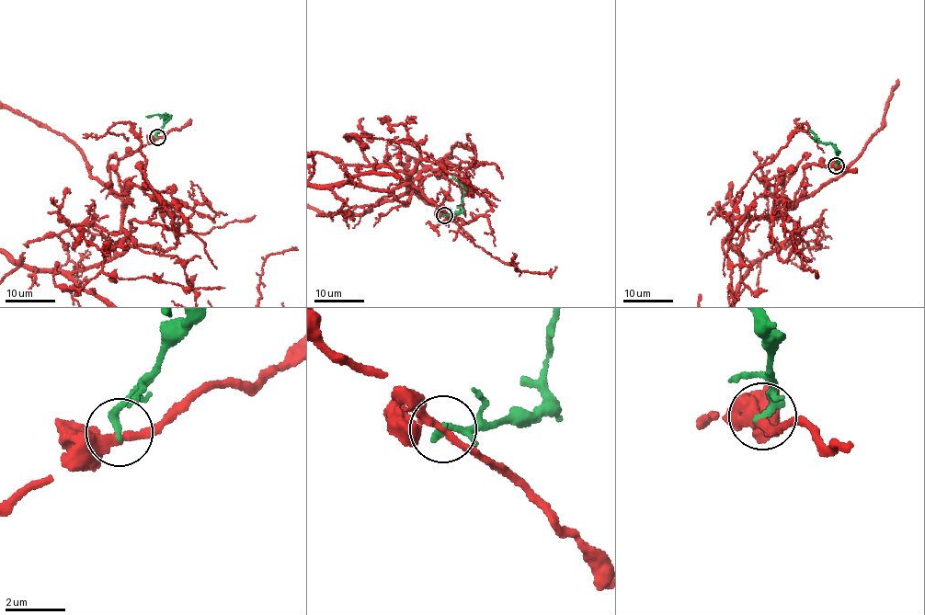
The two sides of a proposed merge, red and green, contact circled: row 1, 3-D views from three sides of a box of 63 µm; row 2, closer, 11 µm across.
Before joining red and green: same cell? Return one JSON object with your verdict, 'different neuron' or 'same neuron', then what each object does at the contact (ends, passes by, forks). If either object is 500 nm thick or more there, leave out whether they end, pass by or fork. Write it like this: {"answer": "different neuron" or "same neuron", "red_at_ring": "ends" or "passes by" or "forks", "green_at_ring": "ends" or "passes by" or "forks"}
{"answer": "different neuron", "red_at_ring": "passes by", "green_at_ring": "ends"}

